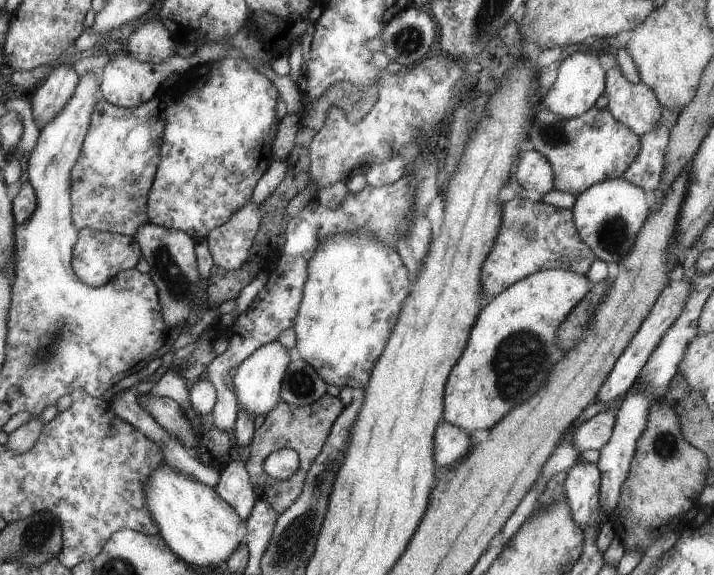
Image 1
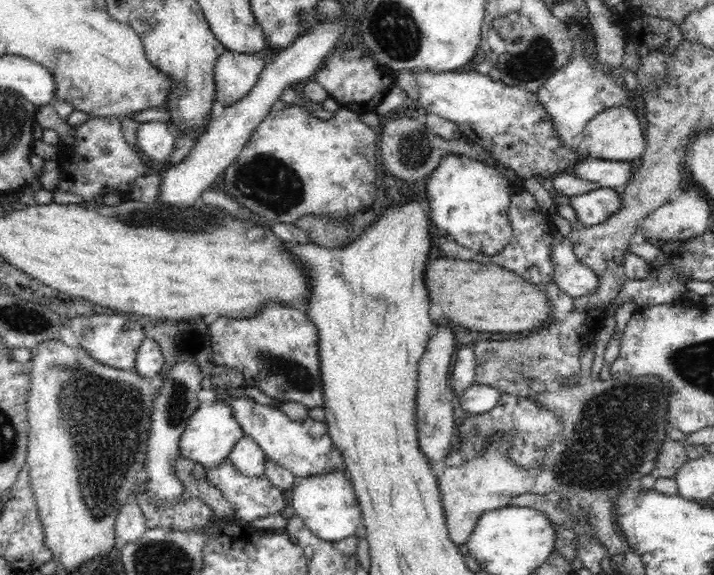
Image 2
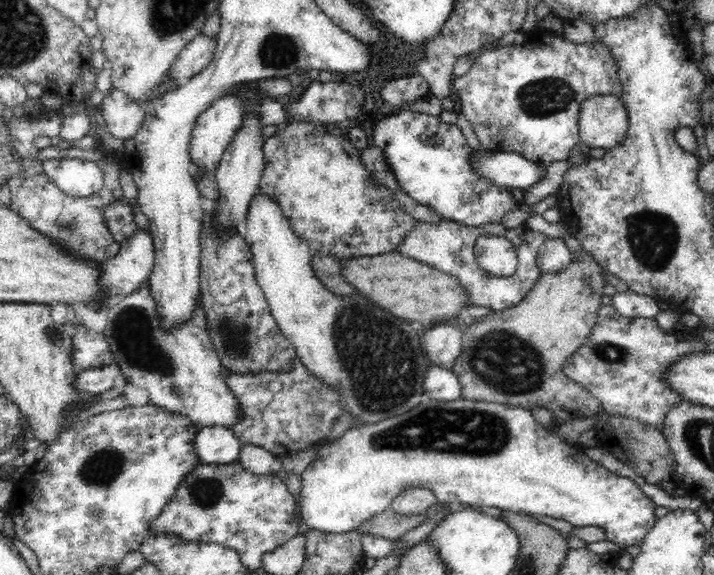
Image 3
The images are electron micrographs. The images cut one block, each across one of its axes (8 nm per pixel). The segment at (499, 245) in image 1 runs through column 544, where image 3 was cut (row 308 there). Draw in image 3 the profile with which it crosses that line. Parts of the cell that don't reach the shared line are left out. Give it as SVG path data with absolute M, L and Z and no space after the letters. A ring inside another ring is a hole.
M218 209L210 212L212 224L205 224L199 236L199 293L202 296L200 306L205 310L206 330L210 333L221 365L239 375L292 372L293 358L296 358L297 352L271 315L269 304L255 276L249 243L233 228L222 228L222 232L219 232L214 219L218 218L218 214Z

